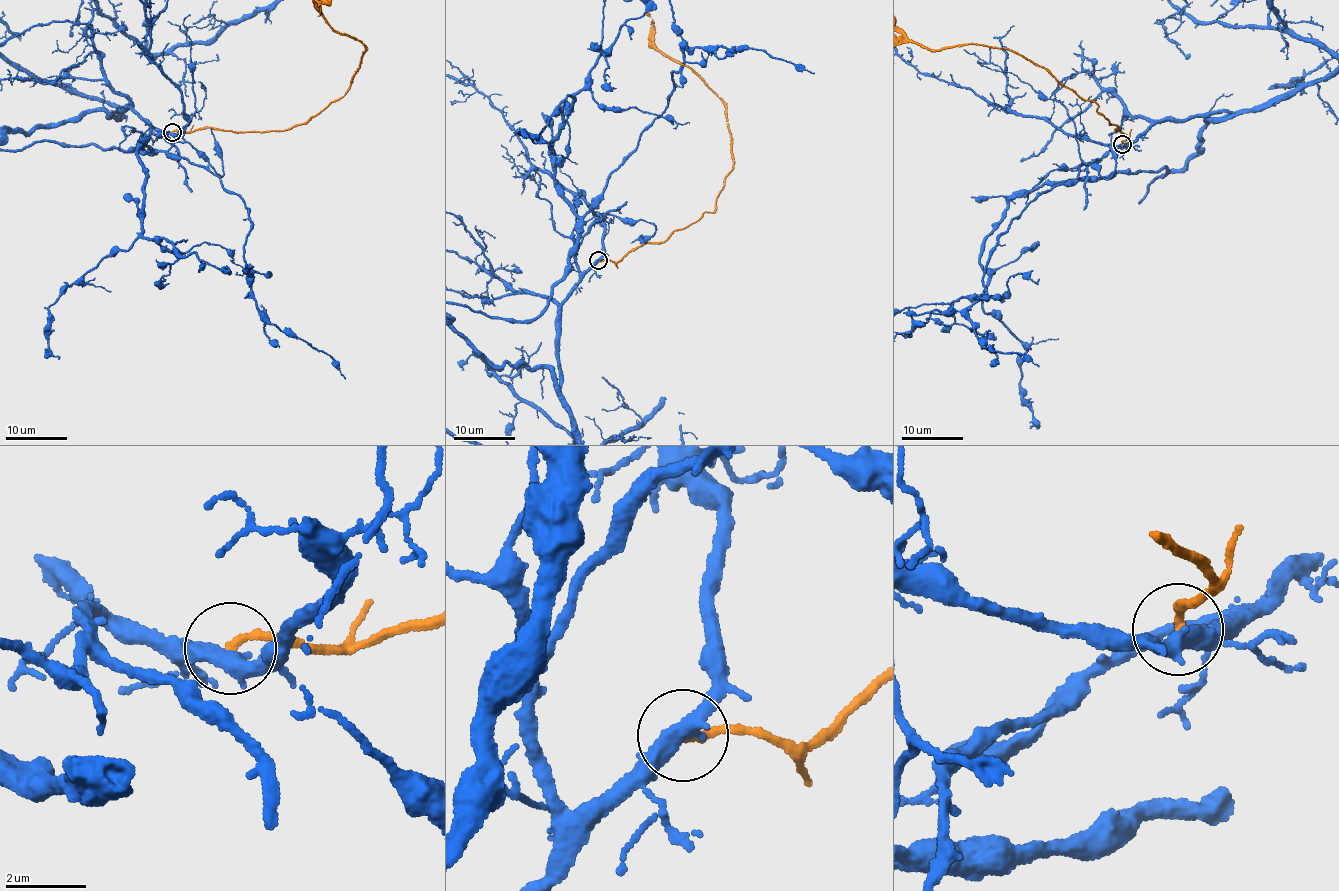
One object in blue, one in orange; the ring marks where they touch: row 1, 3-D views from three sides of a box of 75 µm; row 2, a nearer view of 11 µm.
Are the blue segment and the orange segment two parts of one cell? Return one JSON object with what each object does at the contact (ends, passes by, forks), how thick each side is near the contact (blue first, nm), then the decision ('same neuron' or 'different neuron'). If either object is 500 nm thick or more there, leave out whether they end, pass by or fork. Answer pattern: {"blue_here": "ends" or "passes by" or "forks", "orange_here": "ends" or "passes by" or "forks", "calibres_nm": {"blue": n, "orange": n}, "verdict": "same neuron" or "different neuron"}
{"blue_here": "passes by", "orange_here": "ends", "calibres_nm": {"blue": 420, "orange": 200}, "verdict": "different neuron"}

